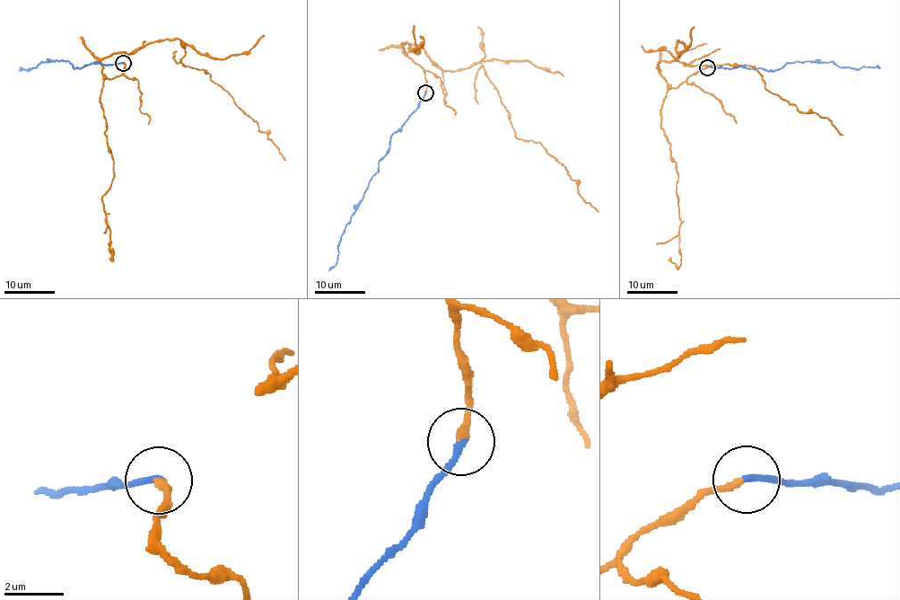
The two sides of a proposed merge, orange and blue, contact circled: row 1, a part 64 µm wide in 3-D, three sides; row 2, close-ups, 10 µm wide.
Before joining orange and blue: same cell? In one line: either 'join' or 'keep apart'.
join

